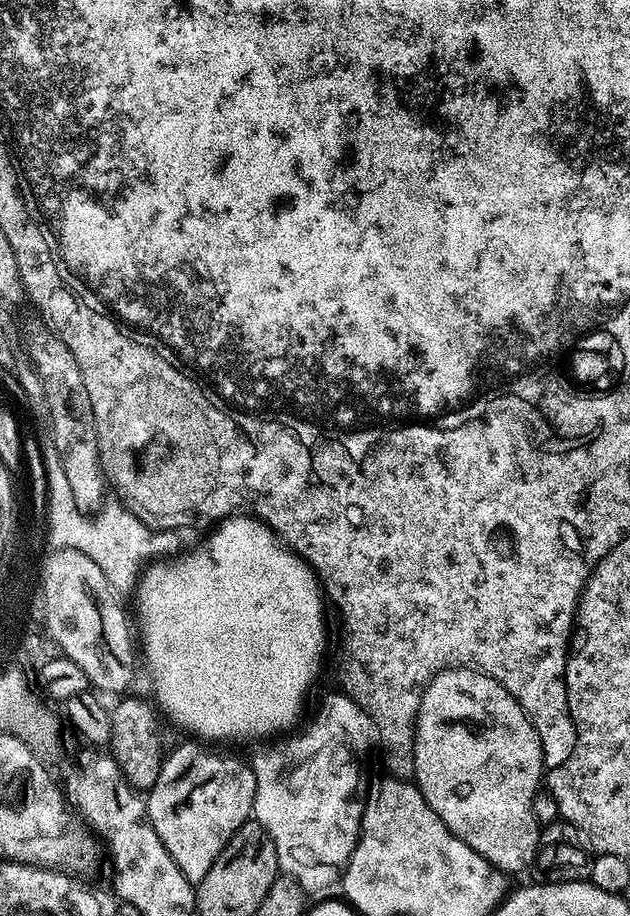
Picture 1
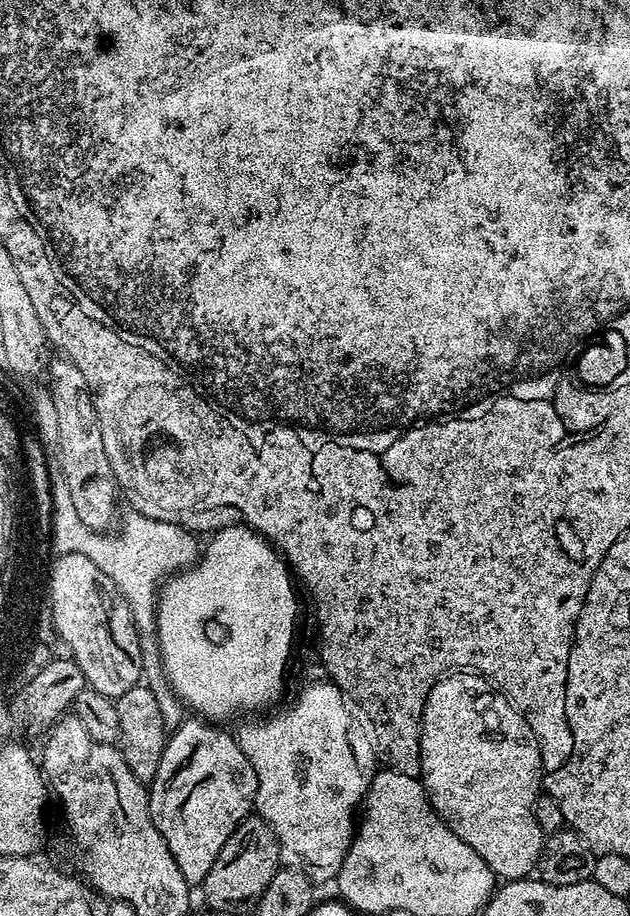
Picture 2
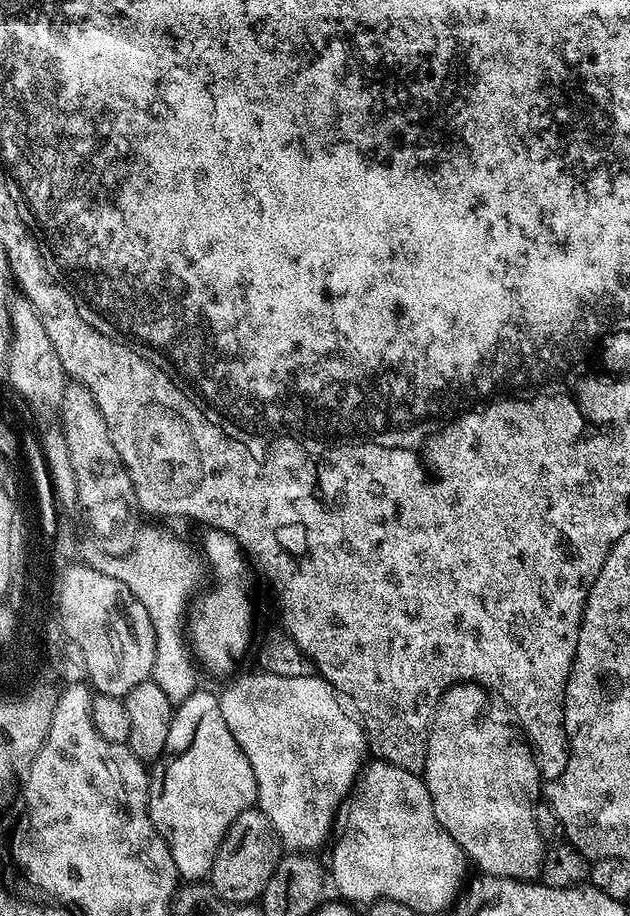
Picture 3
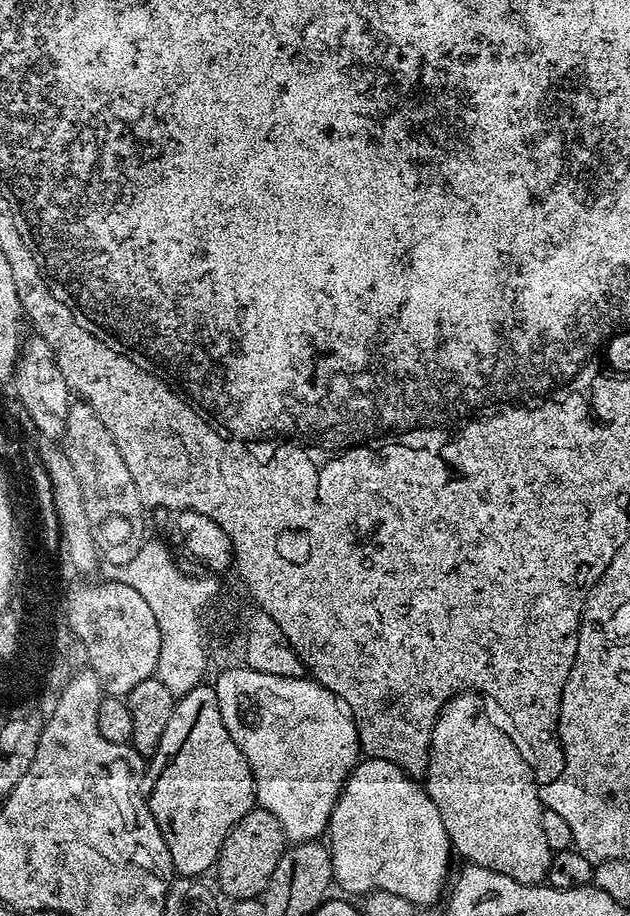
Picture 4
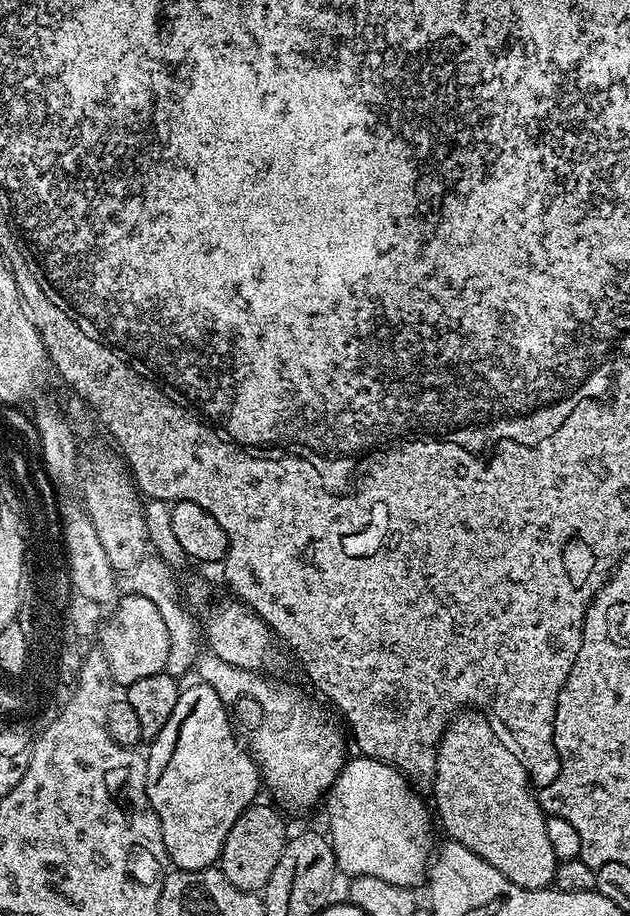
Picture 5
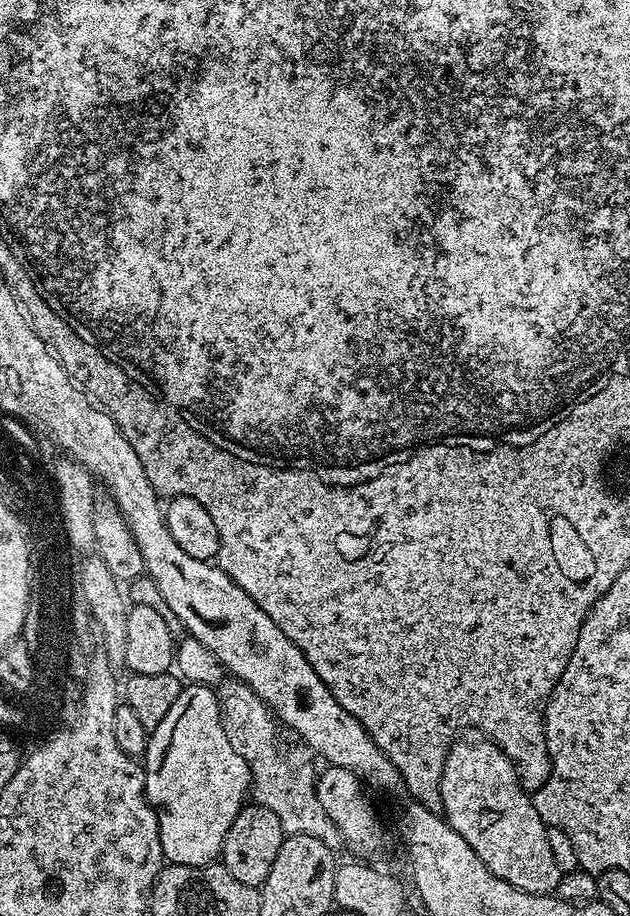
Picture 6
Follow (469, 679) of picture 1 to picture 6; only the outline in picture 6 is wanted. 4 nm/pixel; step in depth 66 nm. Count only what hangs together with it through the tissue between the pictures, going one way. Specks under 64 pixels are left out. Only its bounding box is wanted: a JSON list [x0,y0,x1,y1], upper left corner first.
[440,738,561,896]

